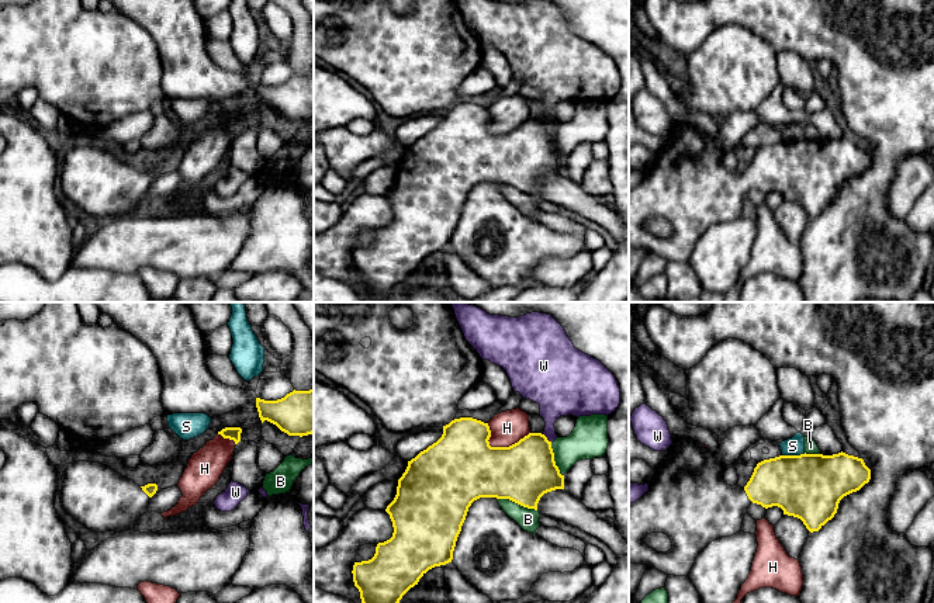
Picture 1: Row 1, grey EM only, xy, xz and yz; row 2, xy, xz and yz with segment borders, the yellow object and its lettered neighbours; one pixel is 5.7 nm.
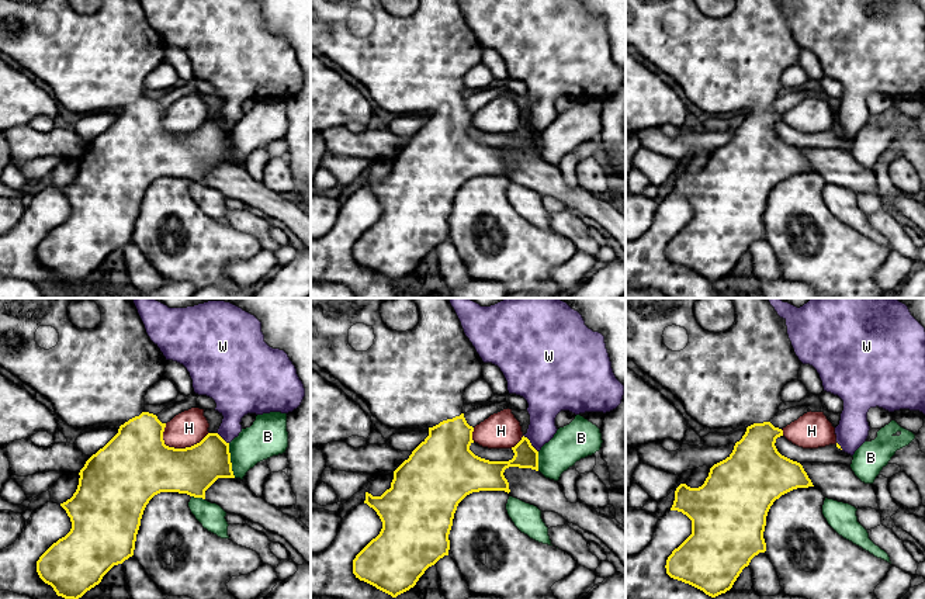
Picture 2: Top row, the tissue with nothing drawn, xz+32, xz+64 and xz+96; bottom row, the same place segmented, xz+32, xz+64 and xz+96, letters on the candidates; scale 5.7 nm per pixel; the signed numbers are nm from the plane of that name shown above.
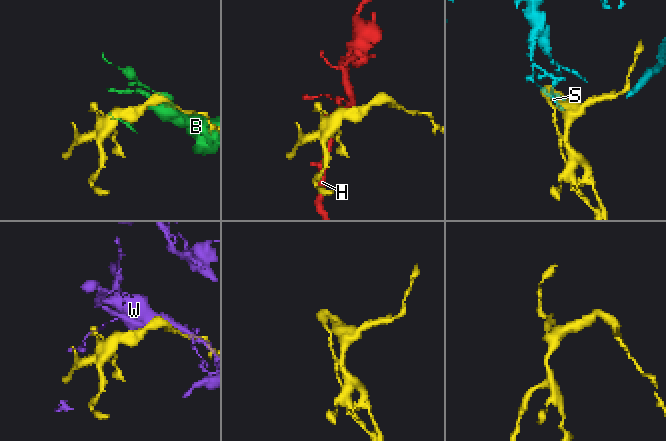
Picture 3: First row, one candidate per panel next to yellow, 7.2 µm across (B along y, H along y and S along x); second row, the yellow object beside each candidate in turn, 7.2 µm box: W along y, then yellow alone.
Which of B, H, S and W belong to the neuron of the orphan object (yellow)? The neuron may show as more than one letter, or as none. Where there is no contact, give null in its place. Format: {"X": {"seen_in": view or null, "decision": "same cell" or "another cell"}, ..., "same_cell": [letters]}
{"B": {"seen_in": "xz", "decision": "another cell"}, "H": {"seen_in": "xz", "decision": "another cell"}, "S": {"seen_in": "yz", "decision": "another cell"}, "W": {"seen_in": "xz", "decision": "another cell"}, "same_cell": []}

